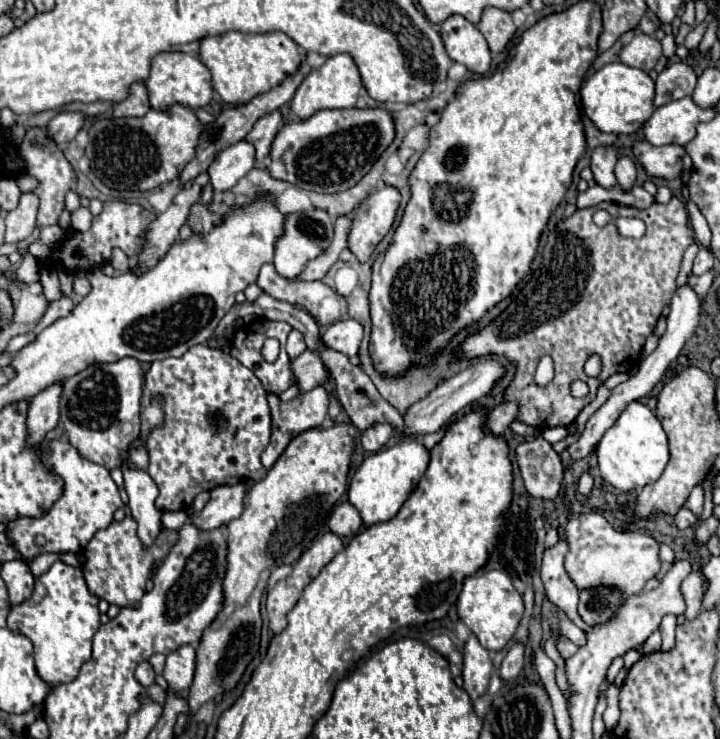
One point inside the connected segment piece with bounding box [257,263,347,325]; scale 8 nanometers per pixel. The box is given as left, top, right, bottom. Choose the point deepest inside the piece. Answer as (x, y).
(327, 306)

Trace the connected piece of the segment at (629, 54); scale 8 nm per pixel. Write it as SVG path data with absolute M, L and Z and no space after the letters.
M637 33L633 37L633 41L627 43L619 53L621 63L643 69L647 73L655 67L659 57L661 57L661 41L657 37L645 35L645 33Z

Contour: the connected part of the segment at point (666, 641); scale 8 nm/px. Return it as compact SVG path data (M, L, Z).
M665 615L659 625L659 633L663 637L663 651L671 649L675 645L675 627L677 627L677 617L675 615Z

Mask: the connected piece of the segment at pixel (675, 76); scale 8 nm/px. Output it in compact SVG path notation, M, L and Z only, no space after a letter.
M671 61L657 75L657 93L655 105L661 107L665 103L689 97L697 85L697 73L685 61Z

